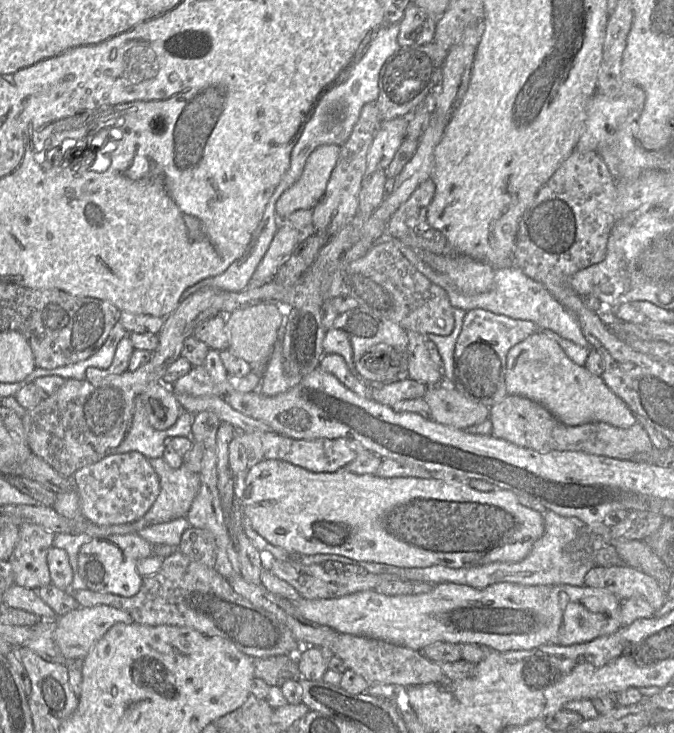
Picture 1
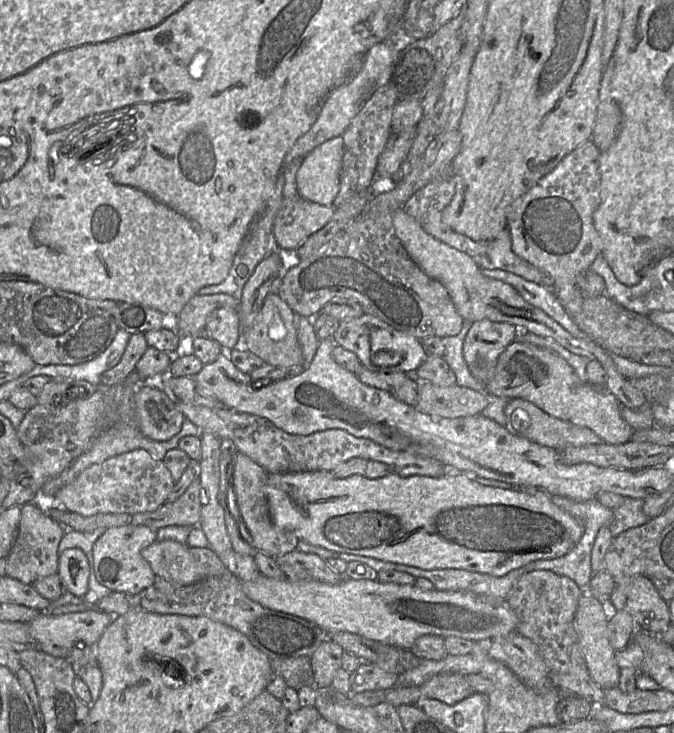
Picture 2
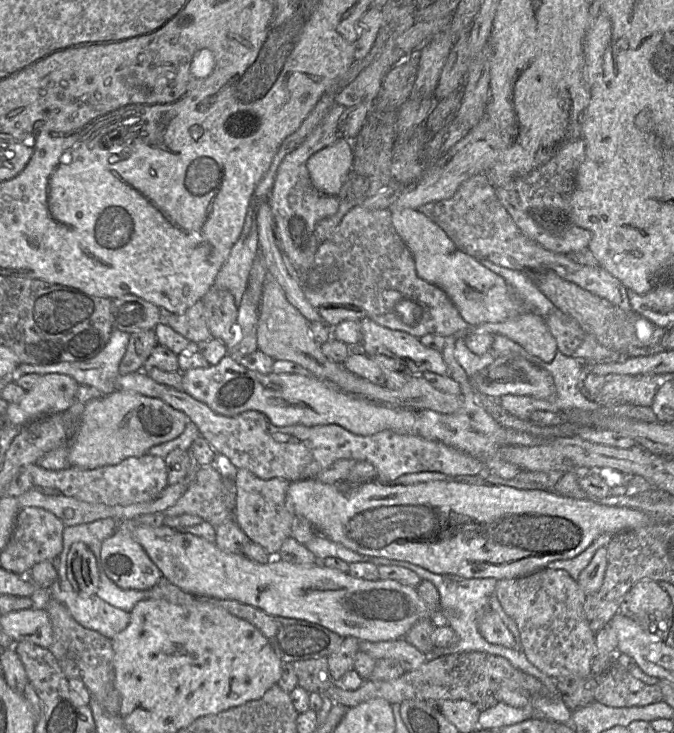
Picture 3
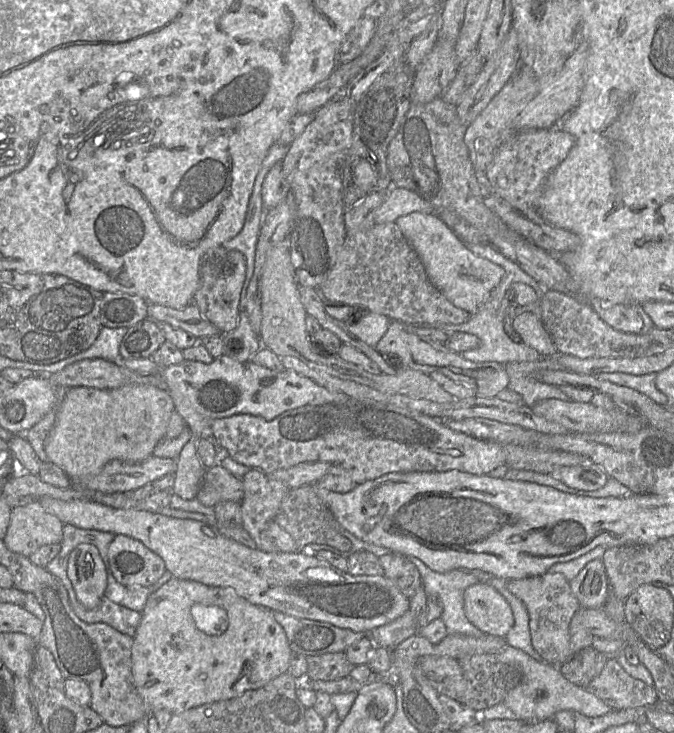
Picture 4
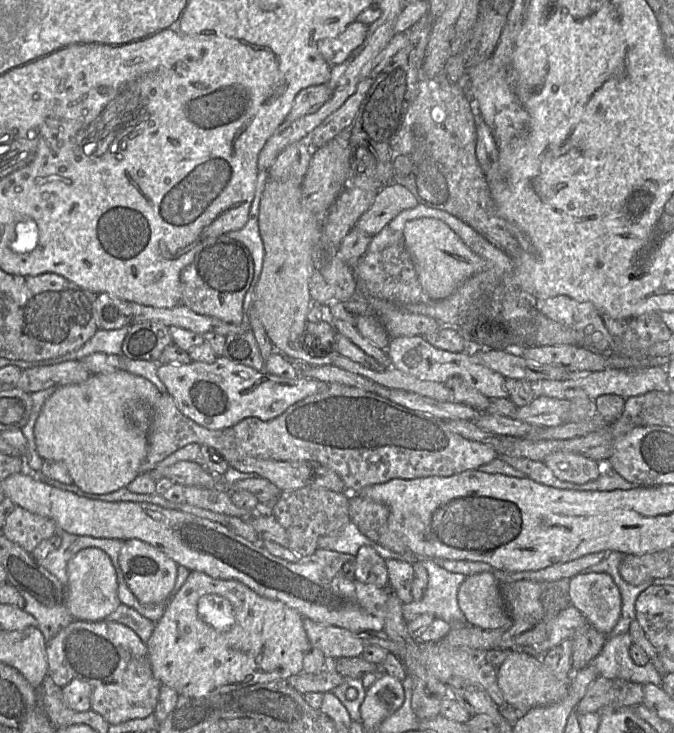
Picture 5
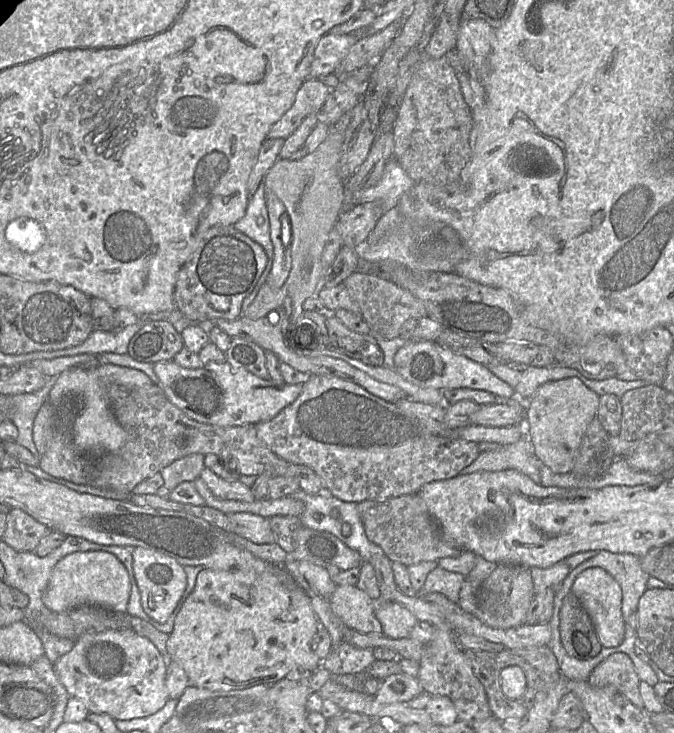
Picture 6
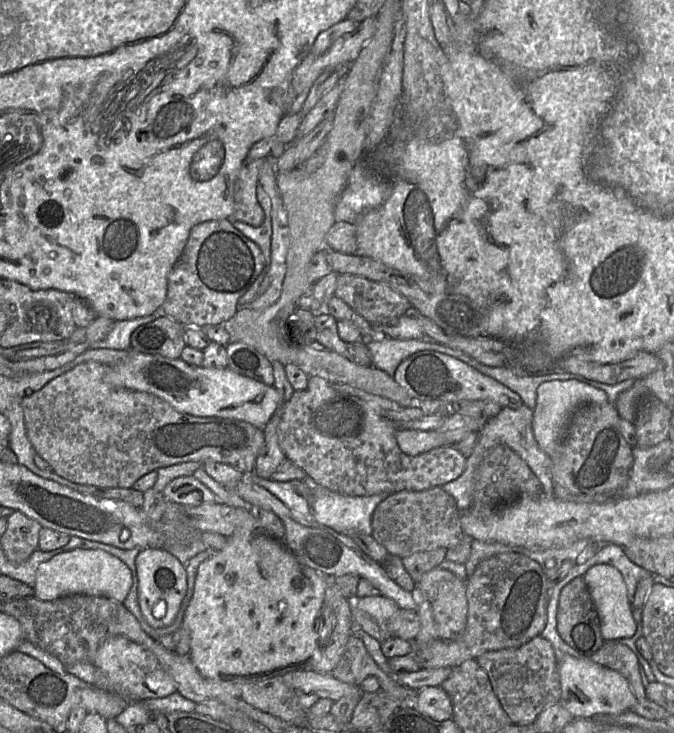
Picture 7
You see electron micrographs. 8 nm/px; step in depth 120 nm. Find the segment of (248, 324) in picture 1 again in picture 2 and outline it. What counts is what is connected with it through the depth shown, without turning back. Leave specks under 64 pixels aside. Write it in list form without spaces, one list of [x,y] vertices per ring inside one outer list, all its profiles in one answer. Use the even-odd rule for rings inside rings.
[[[276,291],[270,292],[255,317],[252,325],[242,332],[242,347],[260,357],[264,363],[292,367],[303,362],[303,353],[297,336],[298,316],[290,306],[282,300]]]

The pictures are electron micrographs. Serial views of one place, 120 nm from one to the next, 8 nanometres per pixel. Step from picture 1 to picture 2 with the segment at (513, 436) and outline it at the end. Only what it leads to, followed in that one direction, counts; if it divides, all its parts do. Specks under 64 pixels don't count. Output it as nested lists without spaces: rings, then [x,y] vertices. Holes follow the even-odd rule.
[[[514,398],[508,401],[504,409],[504,415],[505,428],[510,433],[523,437],[538,445],[553,448],[556,451],[569,447],[596,445],[603,442],[593,430],[552,417],[536,407],[533,403],[520,398]]]

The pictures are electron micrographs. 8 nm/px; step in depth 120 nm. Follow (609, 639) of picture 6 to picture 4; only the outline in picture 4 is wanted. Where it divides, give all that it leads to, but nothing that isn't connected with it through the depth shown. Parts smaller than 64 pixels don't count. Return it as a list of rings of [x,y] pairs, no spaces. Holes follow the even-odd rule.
[[[602,559],[590,561],[569,583],[581,608],[603,608],[608,599],[608,579]]]

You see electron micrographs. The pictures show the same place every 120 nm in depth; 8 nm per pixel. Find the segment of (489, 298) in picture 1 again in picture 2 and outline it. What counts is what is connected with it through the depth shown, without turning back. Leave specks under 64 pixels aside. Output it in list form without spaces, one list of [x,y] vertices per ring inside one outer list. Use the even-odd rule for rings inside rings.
[[[481,268],[481,272],[486,277],[500,280],[513,286],[527,303],[543,310],[573,337],[588,338],[577,327],[573,318],[564,310],[551,288],[546,288],[502,269]],[[464,320],[462,329],[456,336],[442,338],[445,346],[443,359],[455,374],[457,386],[463,386],[477,392],[484,392],[486,385],[478,382],[472,376],[463,358],[463,341],[471,324]]]

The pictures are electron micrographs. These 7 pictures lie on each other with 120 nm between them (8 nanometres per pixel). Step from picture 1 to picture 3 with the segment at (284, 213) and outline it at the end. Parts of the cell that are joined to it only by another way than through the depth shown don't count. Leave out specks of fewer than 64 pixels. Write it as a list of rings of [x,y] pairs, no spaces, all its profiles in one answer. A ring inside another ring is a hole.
[[[339,139],[314,153],[307,161],[313,186],[321,193],[336,196],[354,161],[354,145]]]

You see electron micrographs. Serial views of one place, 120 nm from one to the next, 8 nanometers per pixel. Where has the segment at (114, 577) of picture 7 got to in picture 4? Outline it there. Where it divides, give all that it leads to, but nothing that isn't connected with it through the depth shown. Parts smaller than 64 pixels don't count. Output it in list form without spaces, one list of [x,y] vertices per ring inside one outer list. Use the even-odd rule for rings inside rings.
[[[80,544],[70,553],[67,575],[77,599],[86,609],[97,607],[107,587],[107,573],[98,549]]]

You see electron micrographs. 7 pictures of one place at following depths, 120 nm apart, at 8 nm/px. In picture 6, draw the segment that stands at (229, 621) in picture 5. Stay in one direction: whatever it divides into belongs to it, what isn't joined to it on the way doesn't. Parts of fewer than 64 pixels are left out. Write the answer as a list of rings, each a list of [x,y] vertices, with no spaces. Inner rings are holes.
[[[284,566],[266,567],[262,571],[202,568],[169,634],[168,662],[177,662],[186,672],[189,684],[197,688],[229,691],[258,684],[272,685],[283,678],[307,676],[322,665],[311,649],[311,641],[319,629],[312,598]]]

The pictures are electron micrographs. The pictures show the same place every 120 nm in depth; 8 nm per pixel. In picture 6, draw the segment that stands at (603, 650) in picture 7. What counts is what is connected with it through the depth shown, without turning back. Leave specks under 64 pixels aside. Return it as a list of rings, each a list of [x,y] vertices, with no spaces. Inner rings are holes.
[[[622,652],[608,656],[592,671],[588,682],[594,686],[614,686],[638,708],[644,708],[639,682],[632,659]]]

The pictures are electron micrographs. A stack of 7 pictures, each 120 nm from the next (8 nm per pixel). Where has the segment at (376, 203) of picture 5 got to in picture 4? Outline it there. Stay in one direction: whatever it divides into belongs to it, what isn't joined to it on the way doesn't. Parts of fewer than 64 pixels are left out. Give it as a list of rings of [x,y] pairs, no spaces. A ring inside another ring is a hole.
[[[392,186],[390,189],[384,192],[384,201],[375,213],[374,222],[375,224],[395,222],[396,219],[400,216],[419,211],[433,213],[433,211],[435,211],[435,208],[413,191],[401,187]]]

